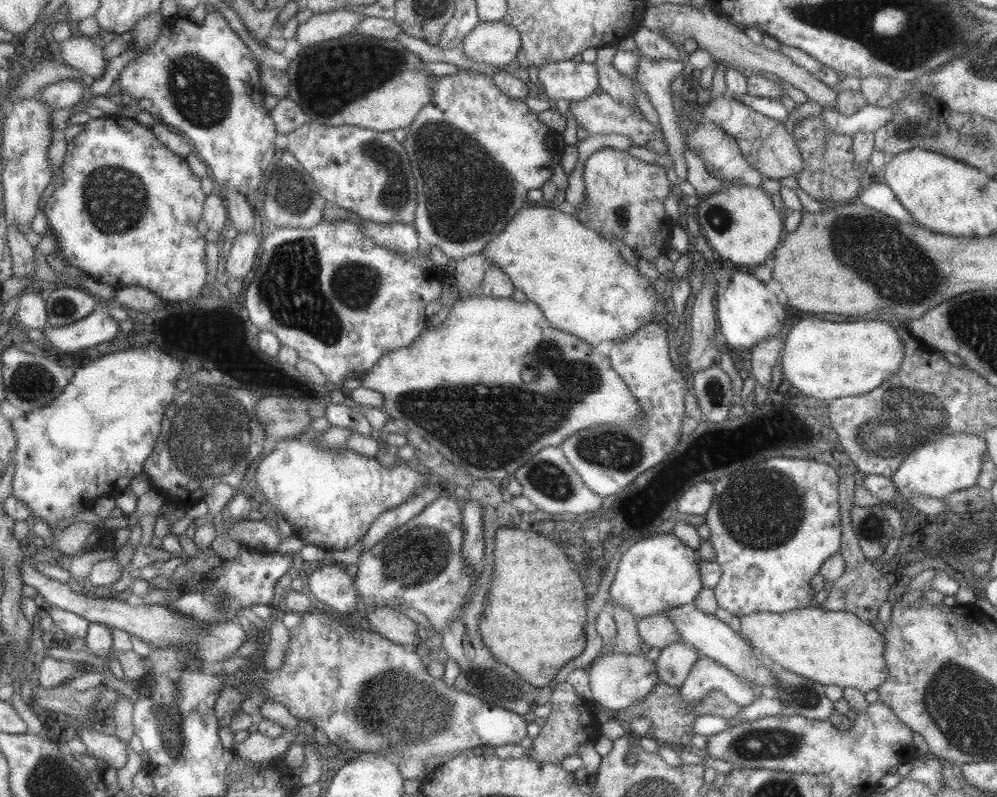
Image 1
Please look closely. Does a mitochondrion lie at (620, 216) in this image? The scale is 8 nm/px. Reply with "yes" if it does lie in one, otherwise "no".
yes

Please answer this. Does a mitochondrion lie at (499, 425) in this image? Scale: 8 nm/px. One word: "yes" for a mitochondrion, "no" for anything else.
yes

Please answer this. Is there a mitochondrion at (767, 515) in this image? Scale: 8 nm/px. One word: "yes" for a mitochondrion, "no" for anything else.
yes

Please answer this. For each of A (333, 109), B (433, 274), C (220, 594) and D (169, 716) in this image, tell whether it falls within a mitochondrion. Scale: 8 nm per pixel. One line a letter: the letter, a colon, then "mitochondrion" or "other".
A: mitochondrion
B: other
C: mitochondrion
D: mitochondrion

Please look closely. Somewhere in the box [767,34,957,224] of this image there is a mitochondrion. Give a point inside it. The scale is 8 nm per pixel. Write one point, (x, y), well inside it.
(907, 128)

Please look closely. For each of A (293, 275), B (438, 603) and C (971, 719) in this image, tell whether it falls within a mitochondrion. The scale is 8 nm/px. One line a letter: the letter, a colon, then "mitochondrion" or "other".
A: mitochondrion
B: other
C: mitochondrion

